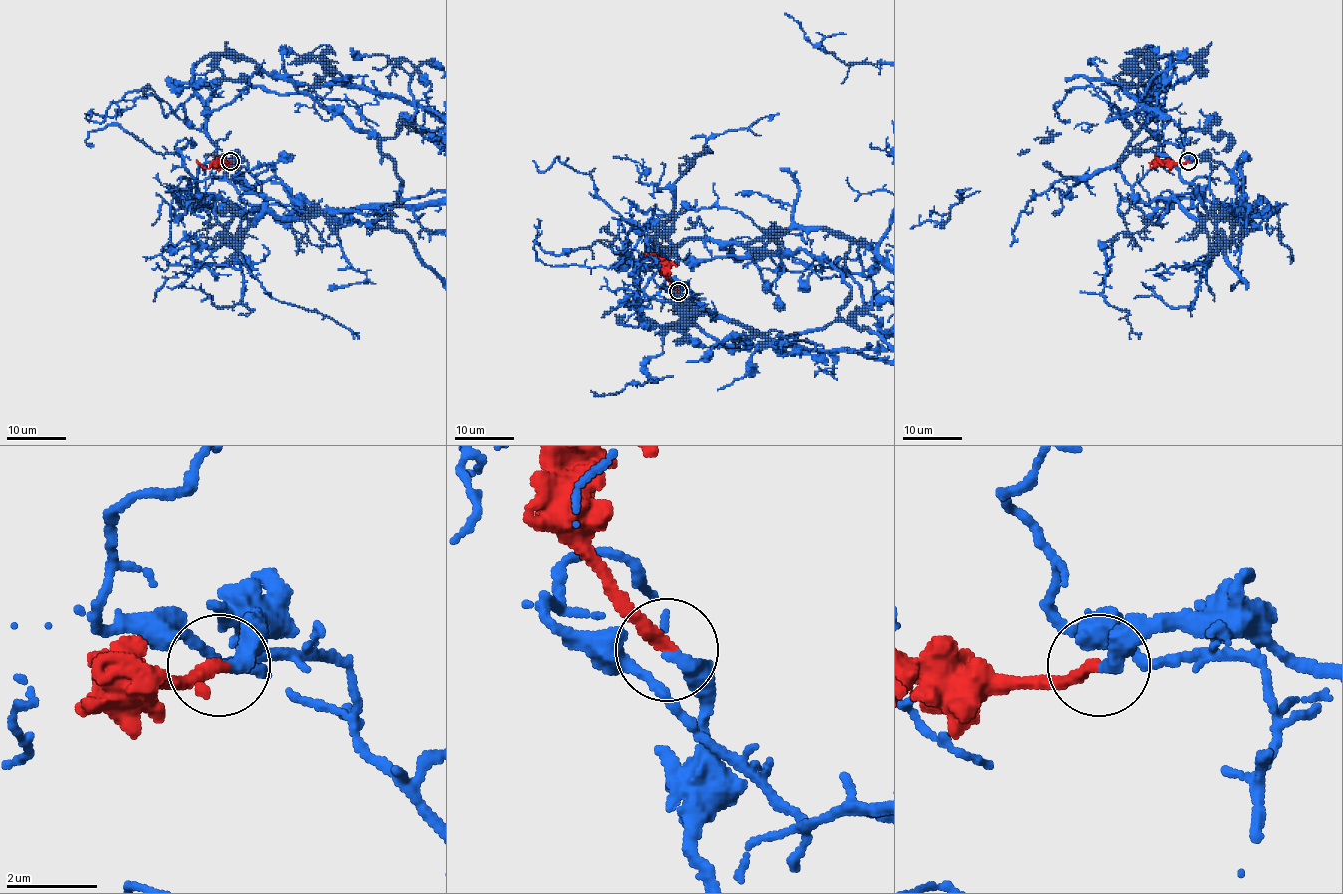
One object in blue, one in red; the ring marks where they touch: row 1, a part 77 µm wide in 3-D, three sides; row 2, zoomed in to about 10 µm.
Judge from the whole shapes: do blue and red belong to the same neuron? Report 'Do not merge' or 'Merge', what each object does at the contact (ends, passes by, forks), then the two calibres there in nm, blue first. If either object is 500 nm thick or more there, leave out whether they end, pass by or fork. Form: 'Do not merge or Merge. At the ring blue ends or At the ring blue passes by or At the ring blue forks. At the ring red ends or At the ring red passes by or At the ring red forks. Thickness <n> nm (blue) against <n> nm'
Merge. At the ring blue ends. At the ring red ends. Thickness 360 nm (blue) against 300 nm

